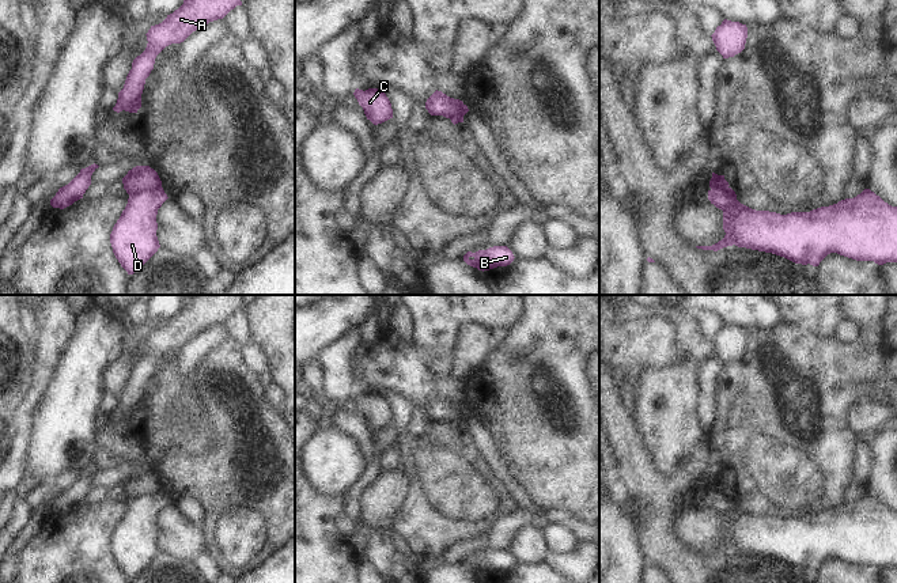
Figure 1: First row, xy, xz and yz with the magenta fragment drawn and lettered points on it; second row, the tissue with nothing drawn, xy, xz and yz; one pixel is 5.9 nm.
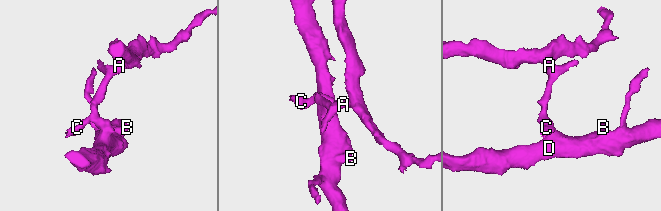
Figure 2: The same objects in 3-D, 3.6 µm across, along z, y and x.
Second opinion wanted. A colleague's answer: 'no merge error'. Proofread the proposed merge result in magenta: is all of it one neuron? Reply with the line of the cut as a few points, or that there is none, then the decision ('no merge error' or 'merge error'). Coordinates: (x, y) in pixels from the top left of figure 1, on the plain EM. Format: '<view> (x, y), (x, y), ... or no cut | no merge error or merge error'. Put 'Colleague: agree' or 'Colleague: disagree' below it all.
xy (161, 491), (142, 493), (129, 499) | merge error
Colleague: disagree

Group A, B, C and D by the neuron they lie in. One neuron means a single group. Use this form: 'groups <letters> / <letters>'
groups A C / B D

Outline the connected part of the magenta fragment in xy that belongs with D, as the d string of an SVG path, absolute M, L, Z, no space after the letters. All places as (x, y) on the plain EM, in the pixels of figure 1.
M163 492L129 499L110 538L113 557L128 579L140 573L160 552L156 519L167 503Z

